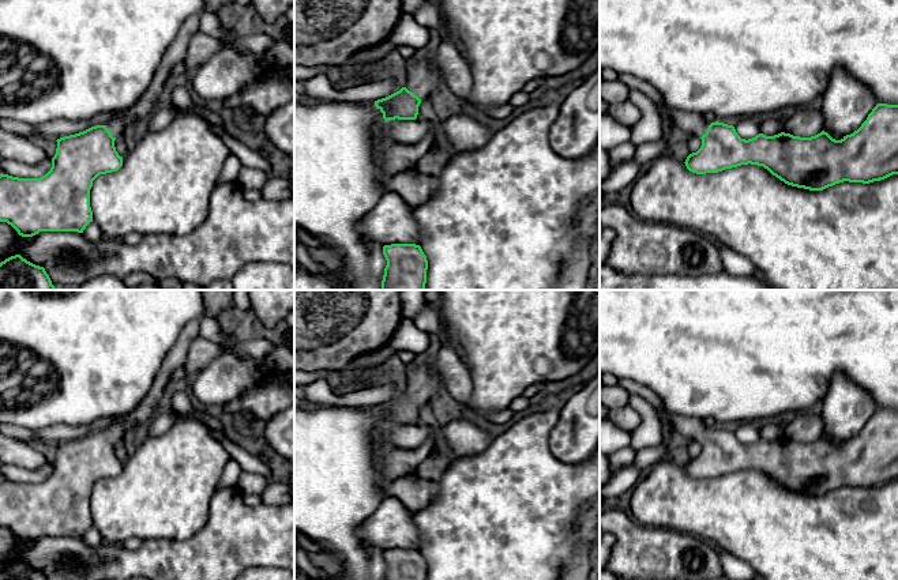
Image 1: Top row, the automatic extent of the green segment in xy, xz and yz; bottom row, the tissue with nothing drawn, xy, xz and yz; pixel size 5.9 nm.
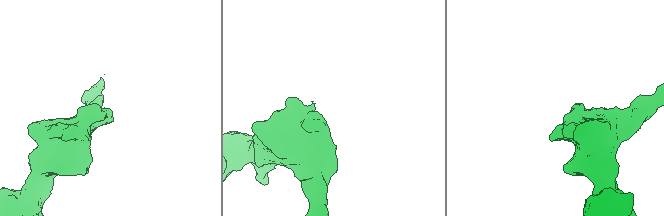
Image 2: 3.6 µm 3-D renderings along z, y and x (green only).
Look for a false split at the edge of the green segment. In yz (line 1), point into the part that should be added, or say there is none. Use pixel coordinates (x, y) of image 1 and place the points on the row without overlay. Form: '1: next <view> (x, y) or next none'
1: next yz (695, 429)

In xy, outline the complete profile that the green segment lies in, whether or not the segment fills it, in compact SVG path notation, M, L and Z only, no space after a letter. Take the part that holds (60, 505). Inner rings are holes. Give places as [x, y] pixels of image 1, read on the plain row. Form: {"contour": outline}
{"contour": "M189 321L181 331L174 346L166 354L149 393L140 404L128 413L123 421L110 423L105 430L95 430L83 437L57 444L56 459L50 475L40 483L19 483L0 479L0 527L11 530L19 541L33 542L40 536L78 536L83 538L93 527L90 494L99 479L117 477L123 471L123 462L114 452L125 433L154 418L154 408L162 398L172 373L183 368L193 339L199 336L199 321Z"}

